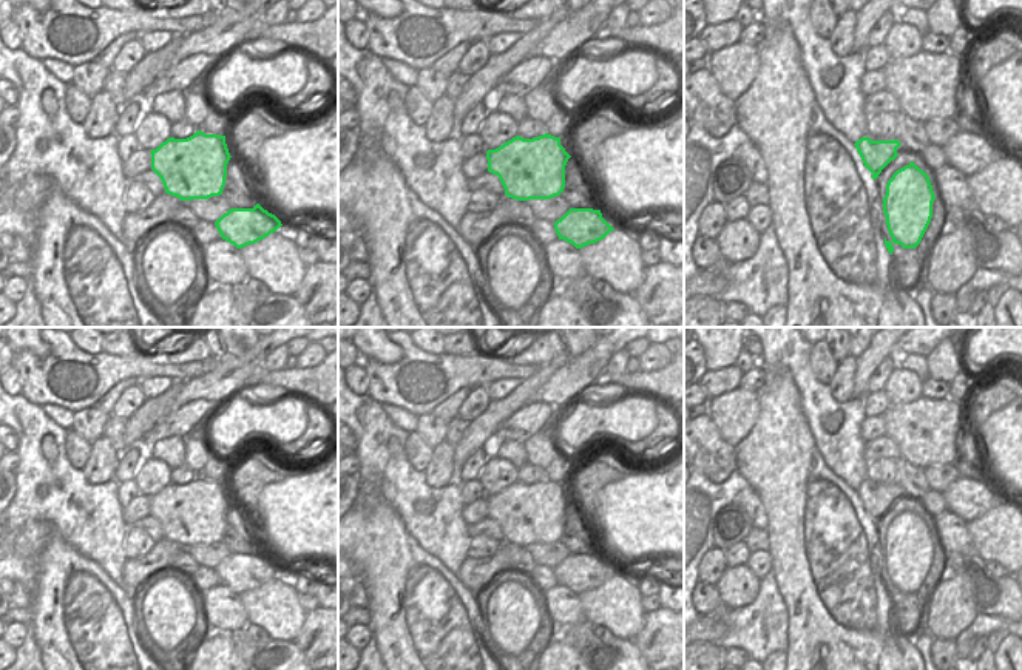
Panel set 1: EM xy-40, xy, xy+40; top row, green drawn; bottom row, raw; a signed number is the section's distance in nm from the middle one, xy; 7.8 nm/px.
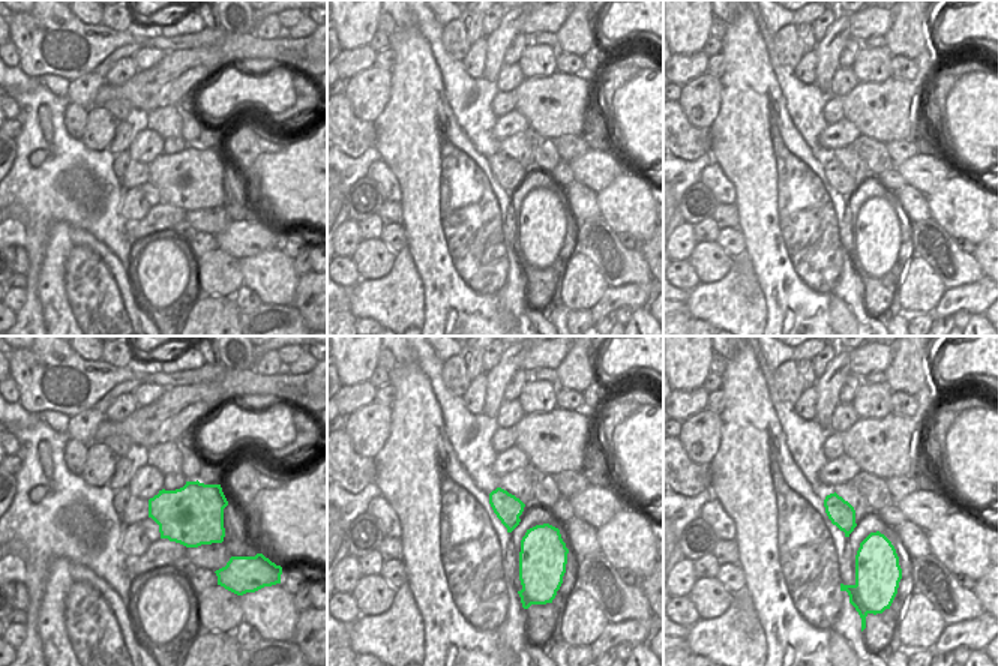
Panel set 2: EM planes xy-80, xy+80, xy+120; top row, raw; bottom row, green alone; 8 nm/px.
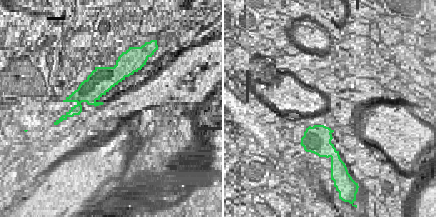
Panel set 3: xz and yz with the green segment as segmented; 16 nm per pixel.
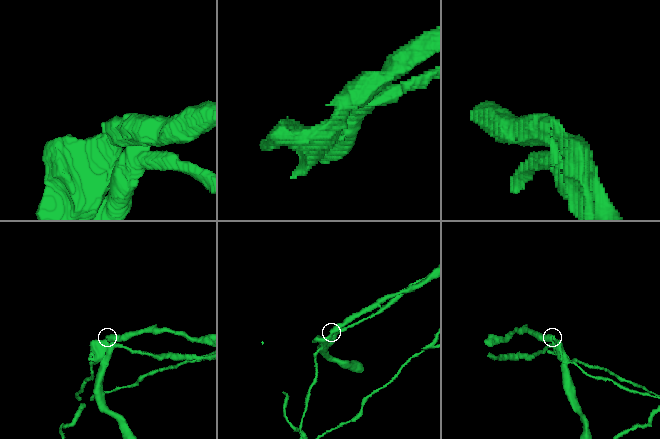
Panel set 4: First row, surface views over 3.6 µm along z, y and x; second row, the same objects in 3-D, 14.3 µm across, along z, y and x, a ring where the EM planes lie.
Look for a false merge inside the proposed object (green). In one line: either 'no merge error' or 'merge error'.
merge error

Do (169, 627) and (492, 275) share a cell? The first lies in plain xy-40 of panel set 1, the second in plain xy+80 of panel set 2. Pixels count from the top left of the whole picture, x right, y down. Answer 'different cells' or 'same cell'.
same cell

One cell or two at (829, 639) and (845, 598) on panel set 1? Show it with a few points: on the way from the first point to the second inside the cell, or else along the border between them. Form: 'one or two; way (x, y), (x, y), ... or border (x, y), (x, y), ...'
two; border (828, 613), (835, 622), (851, 630), (871, 632)

